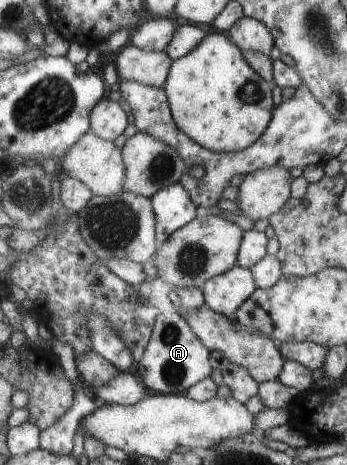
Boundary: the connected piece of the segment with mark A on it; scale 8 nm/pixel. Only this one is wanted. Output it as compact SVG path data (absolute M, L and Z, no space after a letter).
M180 313L158 314L154 324L153 339L146 348L145 355L138 362L138 373L146 387L153 393L181 394L187 392L194 384L212 374L210 362L211 350L194 334L188 322Z

